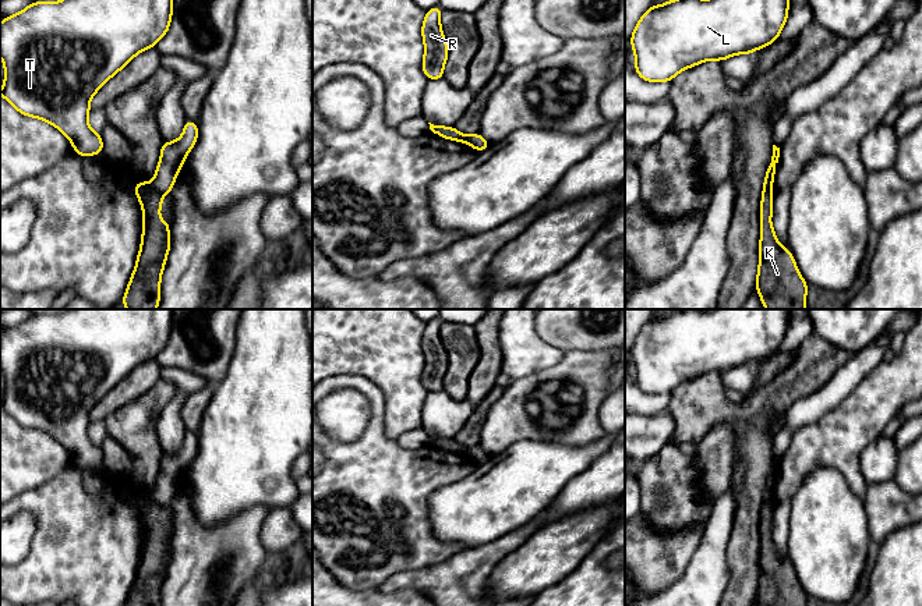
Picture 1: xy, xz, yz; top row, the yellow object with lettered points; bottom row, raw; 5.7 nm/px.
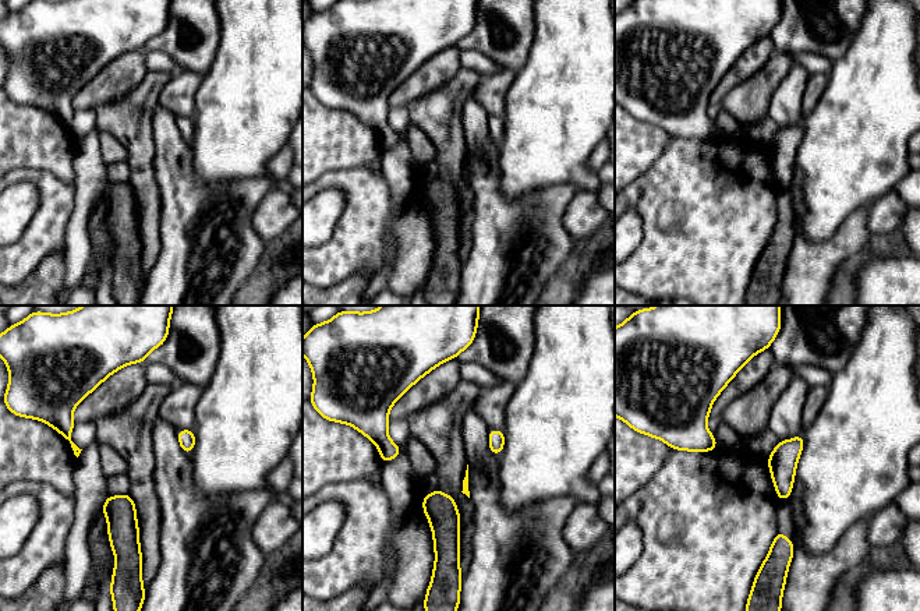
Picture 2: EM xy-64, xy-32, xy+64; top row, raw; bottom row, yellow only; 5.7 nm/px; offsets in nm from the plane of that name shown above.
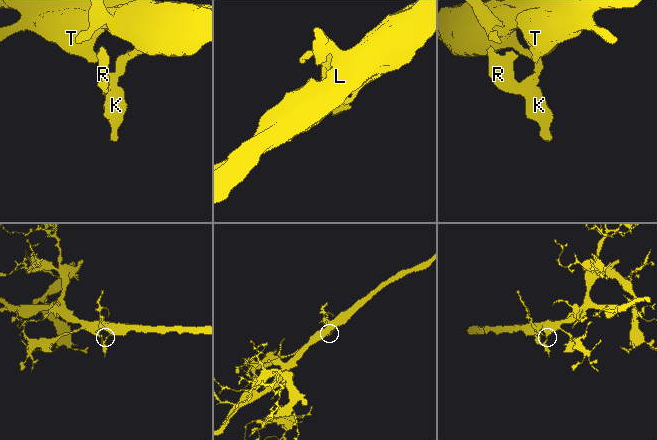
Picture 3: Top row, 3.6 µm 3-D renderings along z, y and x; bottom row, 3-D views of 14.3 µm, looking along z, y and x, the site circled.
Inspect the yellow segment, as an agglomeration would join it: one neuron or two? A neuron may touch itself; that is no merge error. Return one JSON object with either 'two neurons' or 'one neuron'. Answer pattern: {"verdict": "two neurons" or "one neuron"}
{"verdict": "two neurons"}

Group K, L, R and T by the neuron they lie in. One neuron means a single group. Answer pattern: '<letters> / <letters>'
K R / L T

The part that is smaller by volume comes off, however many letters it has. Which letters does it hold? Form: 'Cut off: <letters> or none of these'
Cut off: K, R

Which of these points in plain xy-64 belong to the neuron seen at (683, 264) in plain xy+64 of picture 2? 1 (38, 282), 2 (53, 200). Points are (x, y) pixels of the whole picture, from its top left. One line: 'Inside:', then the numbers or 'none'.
Inside: 2

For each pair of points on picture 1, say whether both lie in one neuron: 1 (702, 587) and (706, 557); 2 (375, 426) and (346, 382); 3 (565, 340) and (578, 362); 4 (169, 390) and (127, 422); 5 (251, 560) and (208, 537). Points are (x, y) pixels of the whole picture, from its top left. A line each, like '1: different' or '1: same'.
1: same
2: same
3: different
4: same
5: same

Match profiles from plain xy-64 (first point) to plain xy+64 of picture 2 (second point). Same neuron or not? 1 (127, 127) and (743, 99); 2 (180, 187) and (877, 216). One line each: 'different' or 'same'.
1: same
2: different

